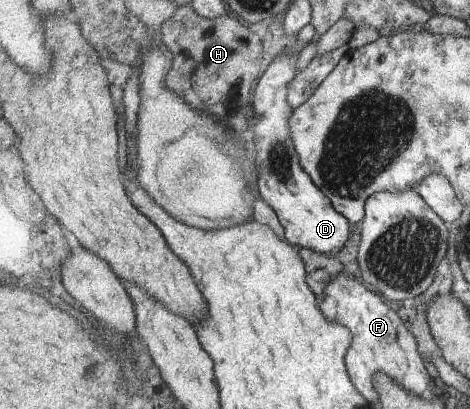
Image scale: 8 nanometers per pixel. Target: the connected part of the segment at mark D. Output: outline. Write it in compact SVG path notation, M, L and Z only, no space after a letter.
M283 51L271 61L265 73L260 76L255 87L253 109L255 109L254 142L258 186L260 195L275 210L280 222L280 234L291 244L299 248L309 248L317 253L336 255L345 247L351 237L353 224L339 213L332 201L313 181L301 163L289 121L293 109L287 104L287 85L297 71L296 54Z

